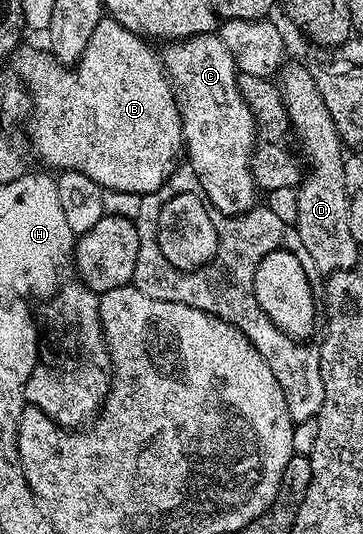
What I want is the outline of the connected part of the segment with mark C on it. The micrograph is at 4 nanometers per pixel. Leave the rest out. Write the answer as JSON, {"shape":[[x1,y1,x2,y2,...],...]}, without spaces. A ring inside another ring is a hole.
{"shape":[[217,33,209,35,194,35,188,39,176,39,168,42,164,51,161,51,161,58,163,61,163,69,167,72,168,79,174,84,176,96,179,101,179,115,181,117,181,125,183,126,183,146,185,148,185,159,189,162,190,171,197,177,197,181,201,185,203,194,207,202,213,204,221,213,226,215,243,215,250,211,252,207,256,206,257,199,255,199,255,191,257,192,257,184,255,175,251,172,251,161,256,145,255,134,255,114,249,109,249,105,245,101,245,97,239,88,239,75,235,66,235,58,233,53,229,53,229,49,225,49,225,41,221,41,221,37]]}

